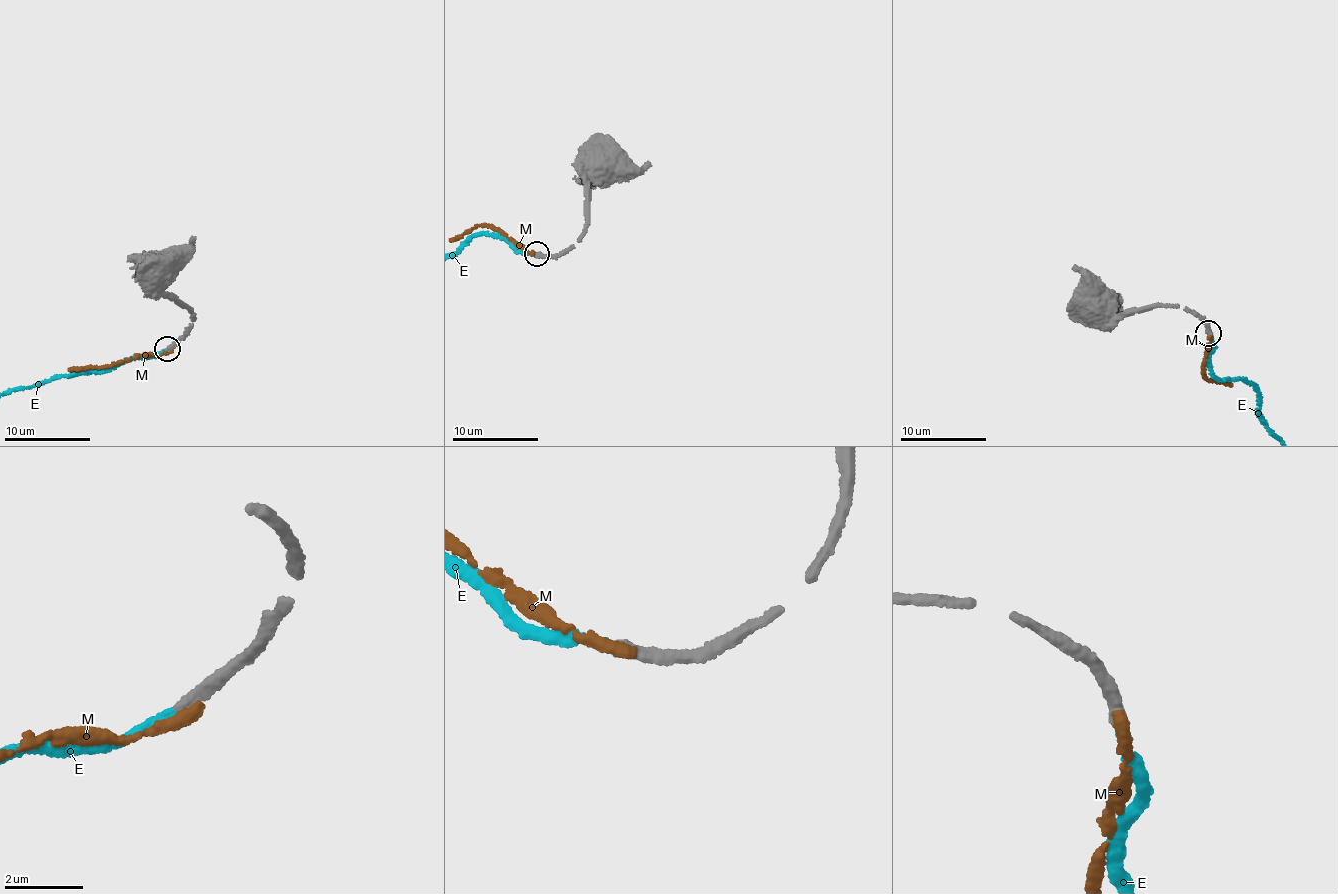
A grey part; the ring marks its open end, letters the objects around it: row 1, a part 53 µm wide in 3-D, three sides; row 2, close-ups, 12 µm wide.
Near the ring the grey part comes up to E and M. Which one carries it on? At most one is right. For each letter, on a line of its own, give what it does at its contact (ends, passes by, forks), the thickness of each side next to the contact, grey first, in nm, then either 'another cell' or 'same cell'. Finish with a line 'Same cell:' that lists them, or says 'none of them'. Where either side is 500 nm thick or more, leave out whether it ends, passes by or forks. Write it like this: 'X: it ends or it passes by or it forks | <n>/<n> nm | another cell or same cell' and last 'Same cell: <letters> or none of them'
E: it ends | 320/190 nm | same cell
M: it ends | 360/320 nm | another cell
Same cell: E

